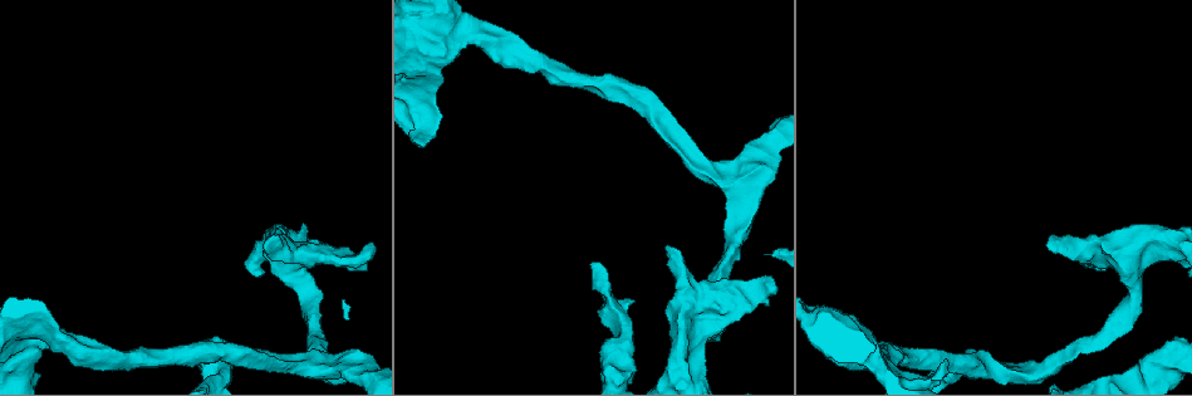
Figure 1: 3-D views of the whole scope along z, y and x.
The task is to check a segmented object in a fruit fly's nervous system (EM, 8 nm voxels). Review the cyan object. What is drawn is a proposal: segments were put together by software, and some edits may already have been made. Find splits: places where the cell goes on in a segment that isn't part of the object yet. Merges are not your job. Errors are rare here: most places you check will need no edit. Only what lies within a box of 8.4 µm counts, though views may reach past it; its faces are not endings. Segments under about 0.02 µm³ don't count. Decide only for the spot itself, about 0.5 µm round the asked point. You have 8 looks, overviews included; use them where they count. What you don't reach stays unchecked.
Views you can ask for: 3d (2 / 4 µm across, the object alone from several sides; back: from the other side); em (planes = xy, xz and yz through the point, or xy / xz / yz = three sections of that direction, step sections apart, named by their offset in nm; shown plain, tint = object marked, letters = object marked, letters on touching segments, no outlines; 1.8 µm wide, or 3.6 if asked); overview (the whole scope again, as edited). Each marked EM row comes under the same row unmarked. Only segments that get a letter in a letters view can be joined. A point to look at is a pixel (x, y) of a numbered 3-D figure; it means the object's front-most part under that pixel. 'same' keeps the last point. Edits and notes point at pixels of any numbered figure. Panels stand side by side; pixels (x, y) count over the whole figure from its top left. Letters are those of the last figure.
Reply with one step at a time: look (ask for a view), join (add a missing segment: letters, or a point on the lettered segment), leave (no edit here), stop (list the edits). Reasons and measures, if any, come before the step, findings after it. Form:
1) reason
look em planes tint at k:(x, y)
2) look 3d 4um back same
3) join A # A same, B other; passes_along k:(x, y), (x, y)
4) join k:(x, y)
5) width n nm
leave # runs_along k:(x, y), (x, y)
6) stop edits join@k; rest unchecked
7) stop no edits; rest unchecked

an open end
look 3d 4um at 1:(263, 246)

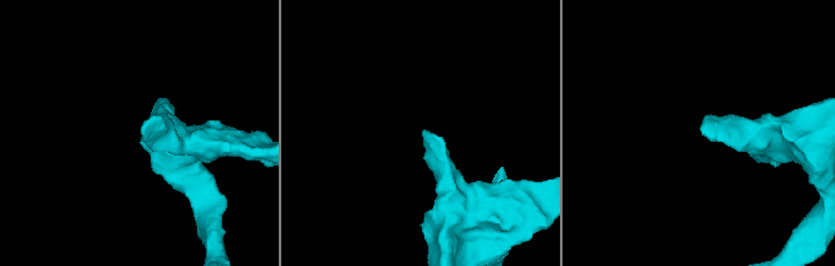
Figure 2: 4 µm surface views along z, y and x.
shape alone is not enough
look em xz step 8 letters at 2:(702, 134)

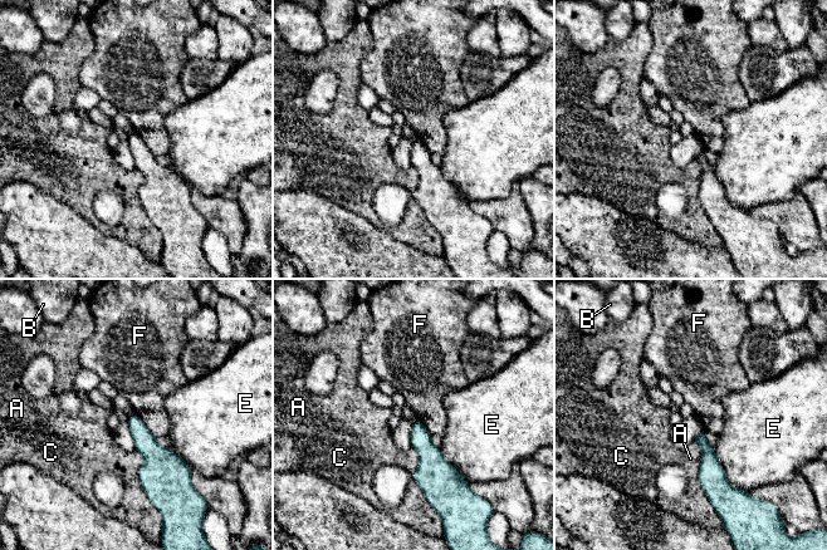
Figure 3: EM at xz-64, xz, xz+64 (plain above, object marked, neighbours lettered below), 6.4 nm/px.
leave # A other, B other, C other, E other, F other; no lettered segment goes on from it

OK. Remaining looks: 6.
free end
look em planes letters at 1:(945, 361)

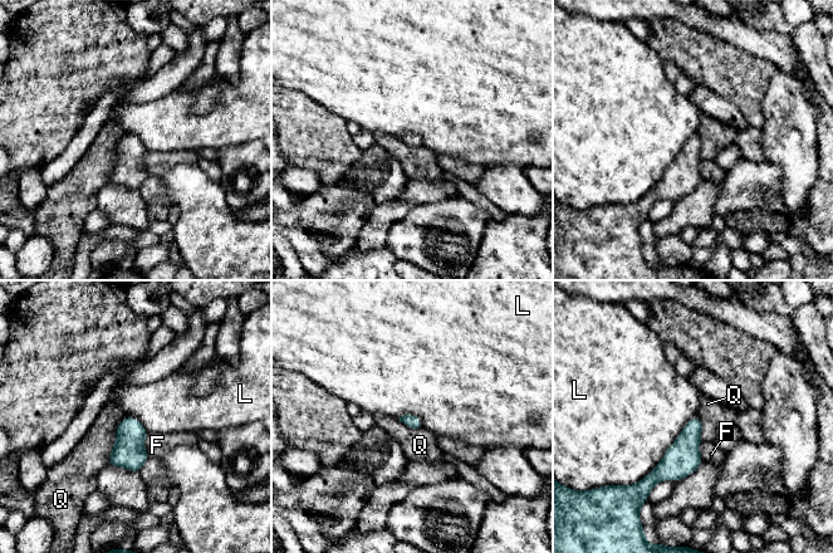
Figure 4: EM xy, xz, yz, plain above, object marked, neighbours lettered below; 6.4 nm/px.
leave # F other, L other, Q other; border 4:(696, 415), (662, 459), (633, 484); none of them fits

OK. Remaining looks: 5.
look 3d 4um back at 1:(728, 321)

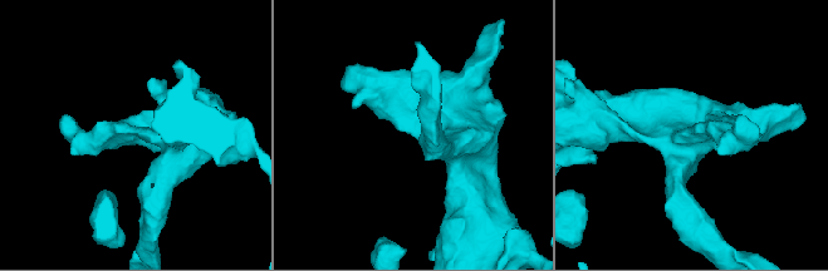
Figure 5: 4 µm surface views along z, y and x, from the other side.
look em xy step 8 letters at 5:(691, 127)

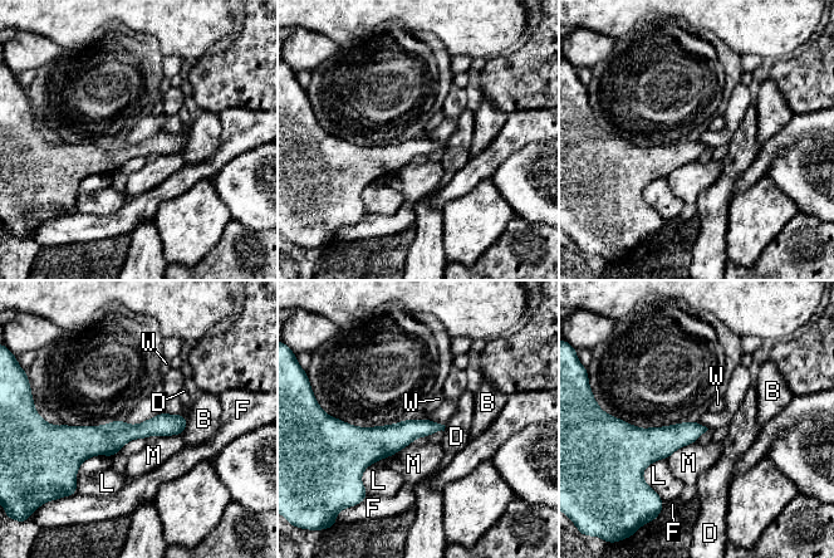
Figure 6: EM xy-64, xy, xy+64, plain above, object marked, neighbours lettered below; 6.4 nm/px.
another direction
look em planes letters same

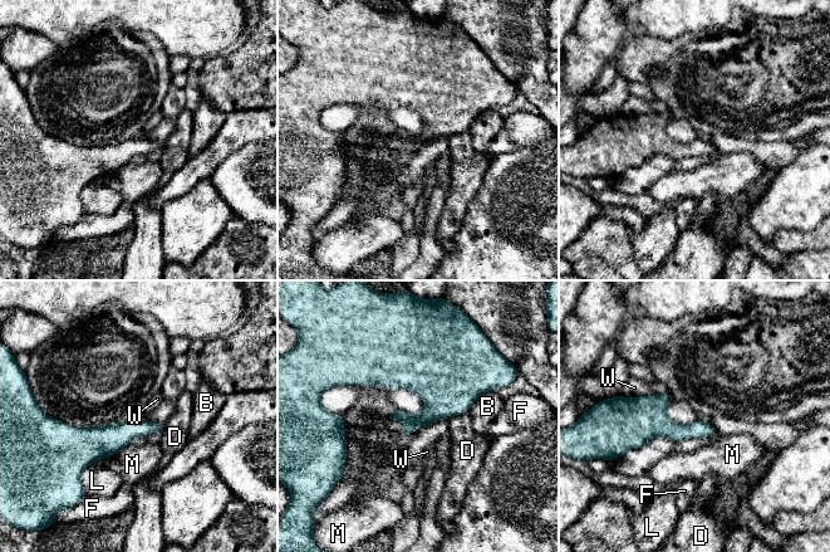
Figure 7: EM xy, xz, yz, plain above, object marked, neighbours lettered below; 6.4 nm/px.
leave # B other, D other, F other, L other, M other, W other; runs_along 7:(156, 426), (117, 436), (62, 428); none of them fits

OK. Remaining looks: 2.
stop no edits; rest unchecked

